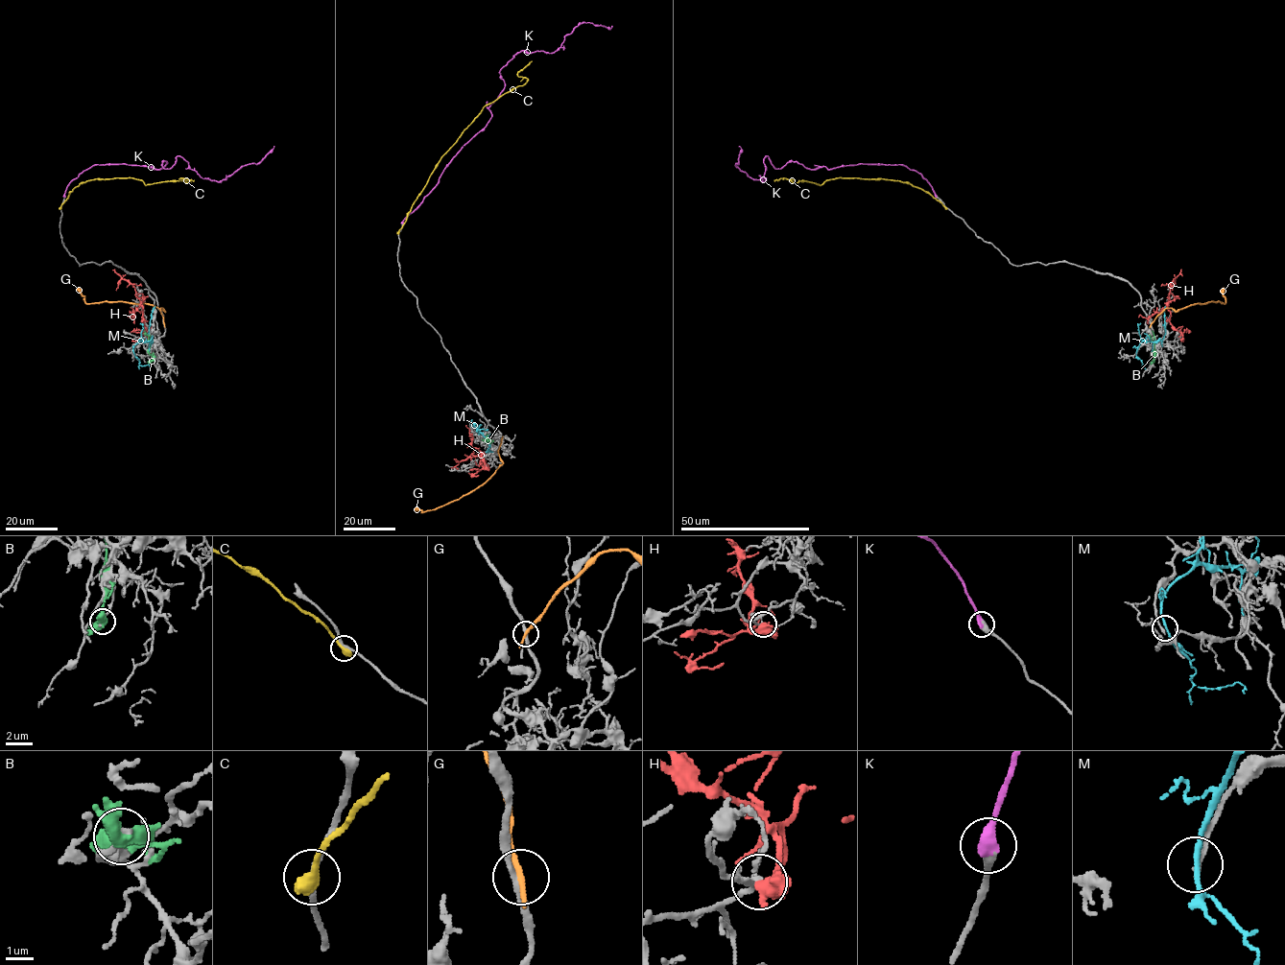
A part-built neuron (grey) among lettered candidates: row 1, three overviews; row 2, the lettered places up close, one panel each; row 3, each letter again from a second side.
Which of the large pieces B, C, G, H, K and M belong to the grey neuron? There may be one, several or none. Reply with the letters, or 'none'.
K

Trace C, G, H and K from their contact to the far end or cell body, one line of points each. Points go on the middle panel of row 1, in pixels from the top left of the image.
C: (398, 232), (441, 157), (485, 106), (526, 82), (528, 79), (517, 73), (532, 60)
G: (502, 437), (498, 452), (503, 463), (487, 479), (443, 506), (424, 511), (416, 510)
H: (486, 467), (480, 454), (450, 467)
K: (402, 223), (491, 117), (488, 106), (505, 84), (500, 70), (516, 54), (553, 53), (581, 23), (612, 26)

